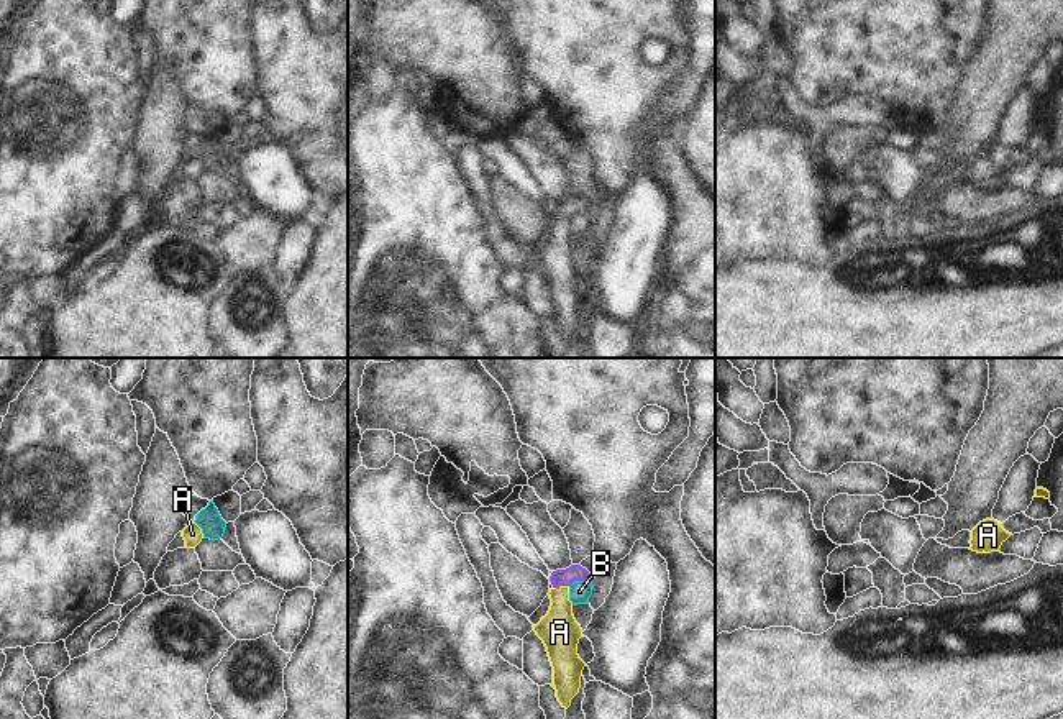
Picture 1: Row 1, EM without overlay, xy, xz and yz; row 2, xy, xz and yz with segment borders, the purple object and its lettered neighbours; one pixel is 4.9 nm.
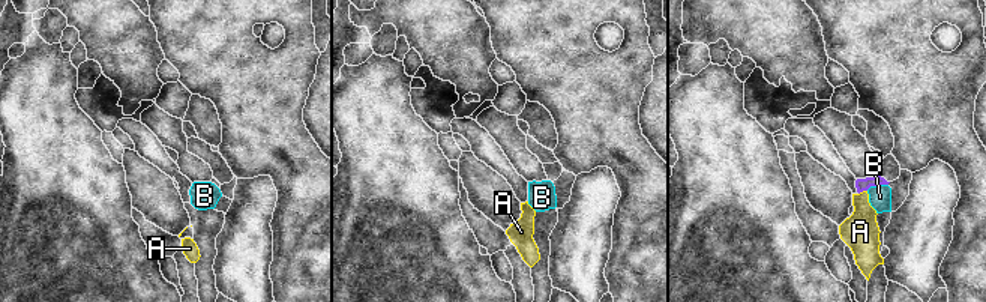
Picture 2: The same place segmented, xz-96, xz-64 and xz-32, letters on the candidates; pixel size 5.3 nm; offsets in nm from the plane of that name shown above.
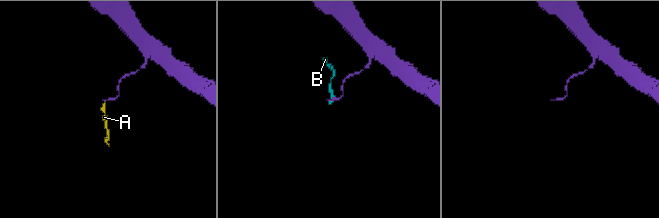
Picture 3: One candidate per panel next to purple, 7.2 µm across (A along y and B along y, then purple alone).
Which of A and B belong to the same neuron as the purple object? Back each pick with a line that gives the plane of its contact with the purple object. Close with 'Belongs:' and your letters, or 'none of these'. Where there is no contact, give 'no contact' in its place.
A: xz
Belongs: A

